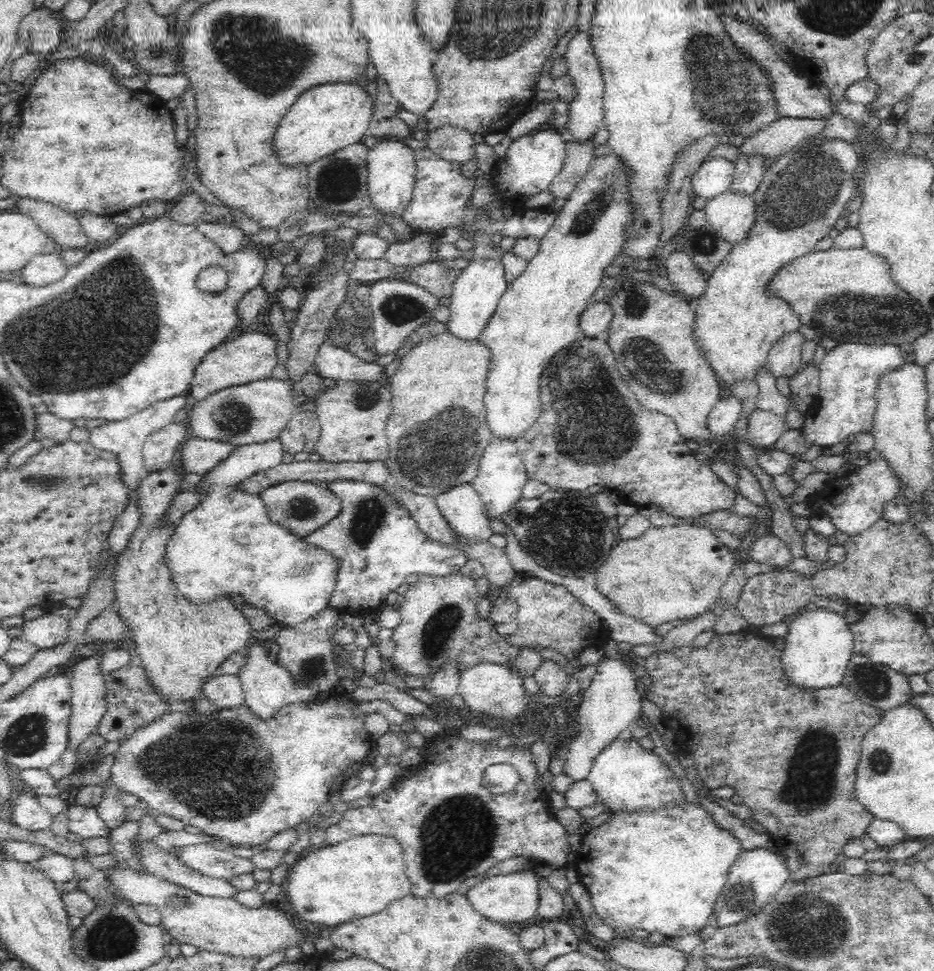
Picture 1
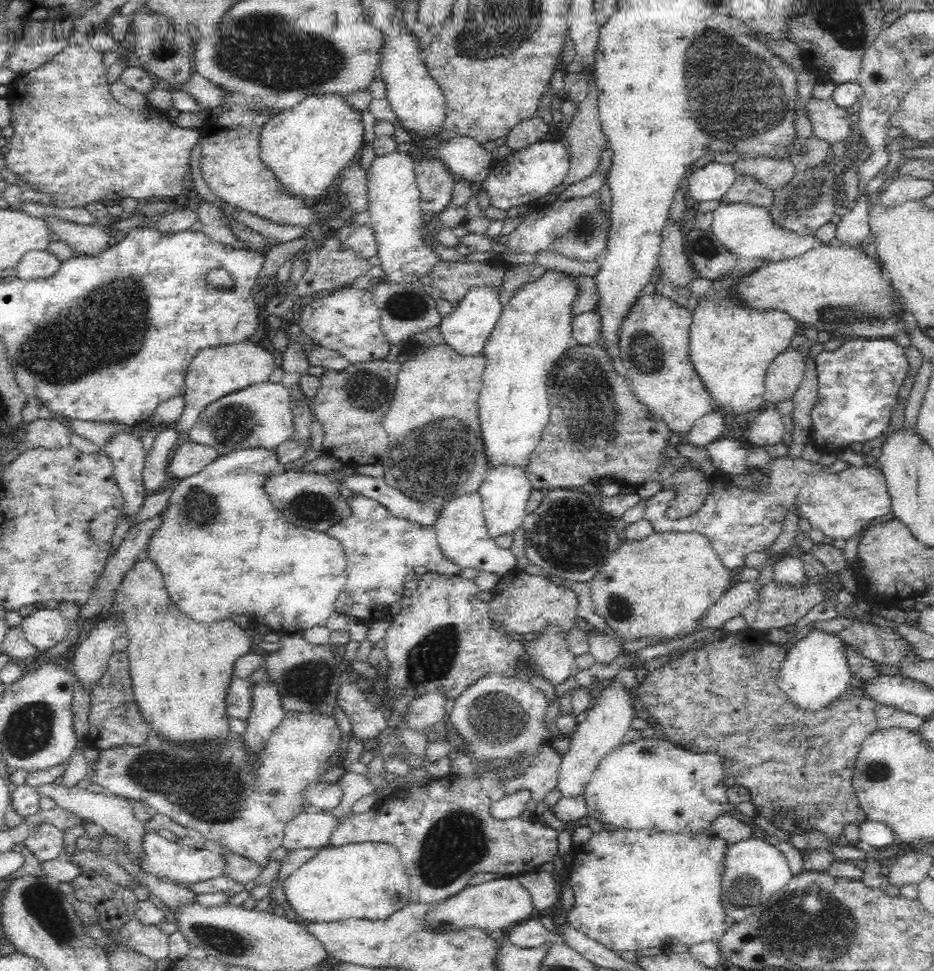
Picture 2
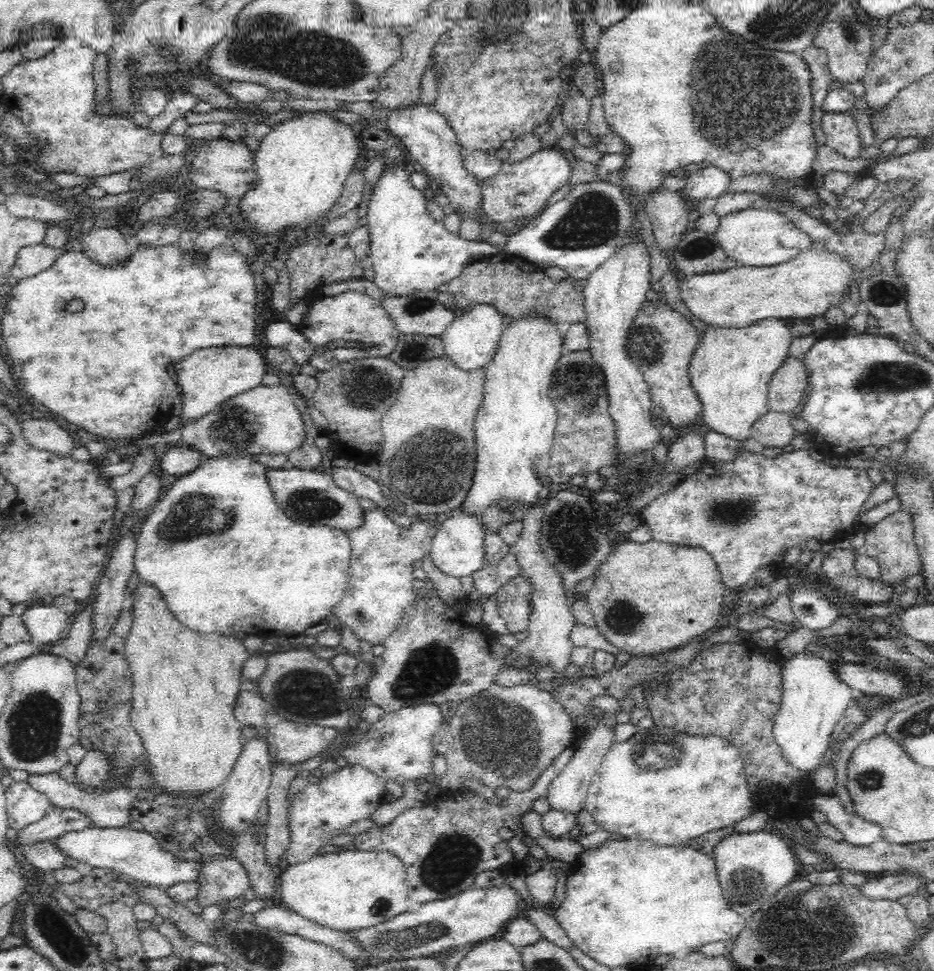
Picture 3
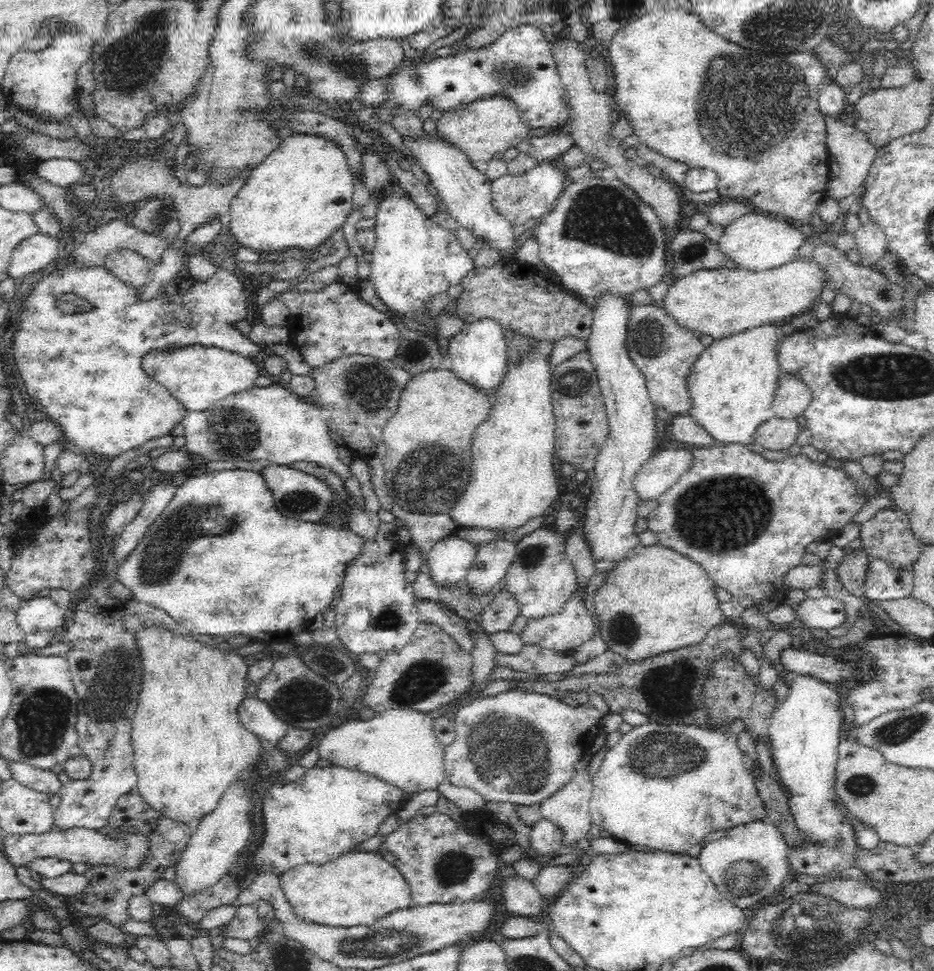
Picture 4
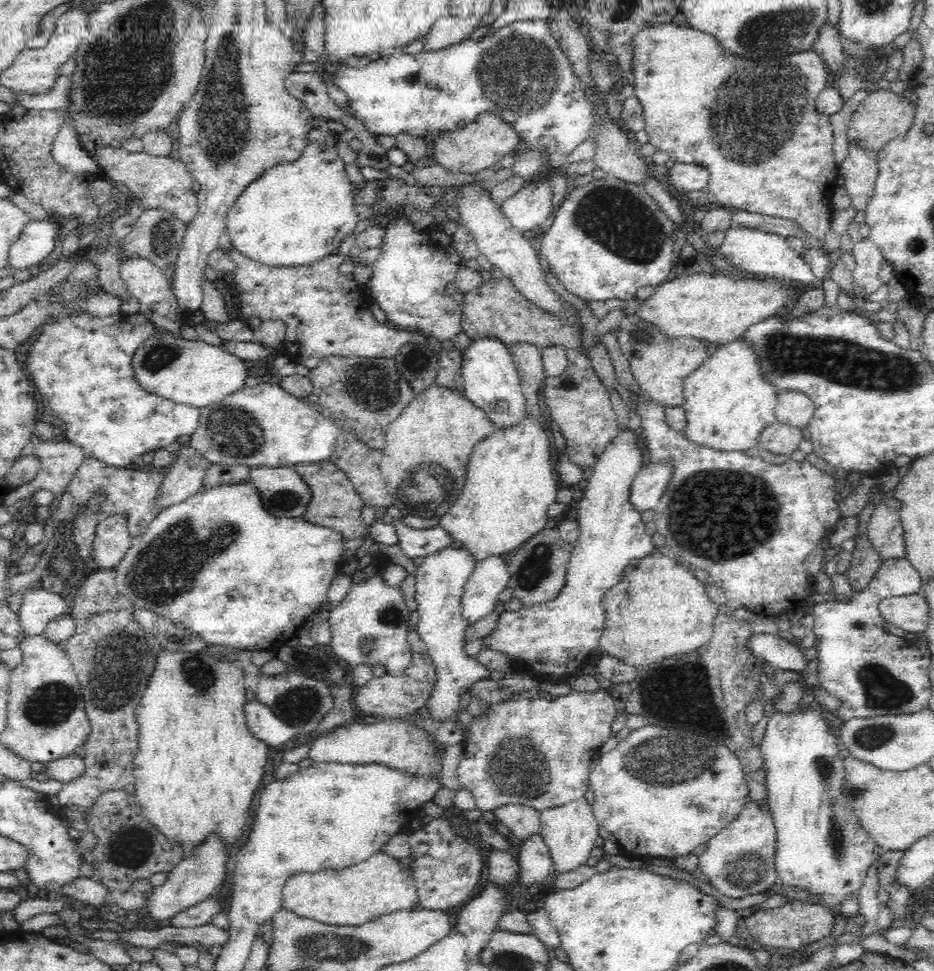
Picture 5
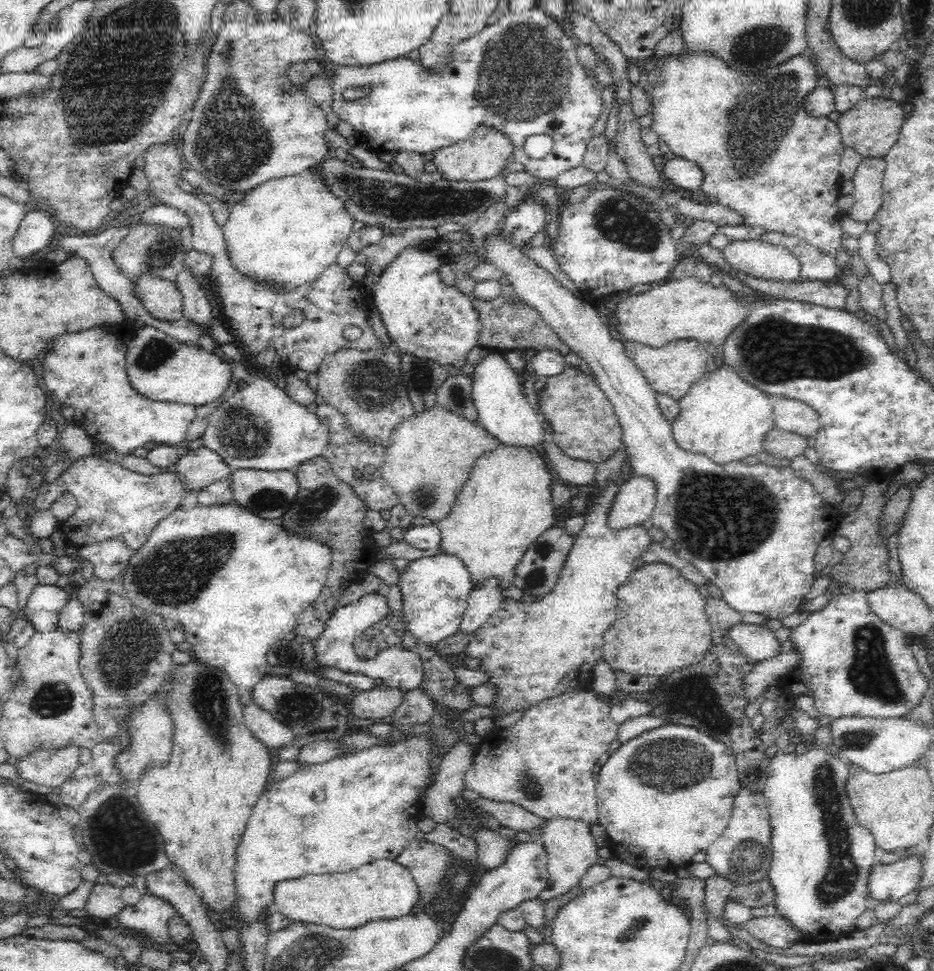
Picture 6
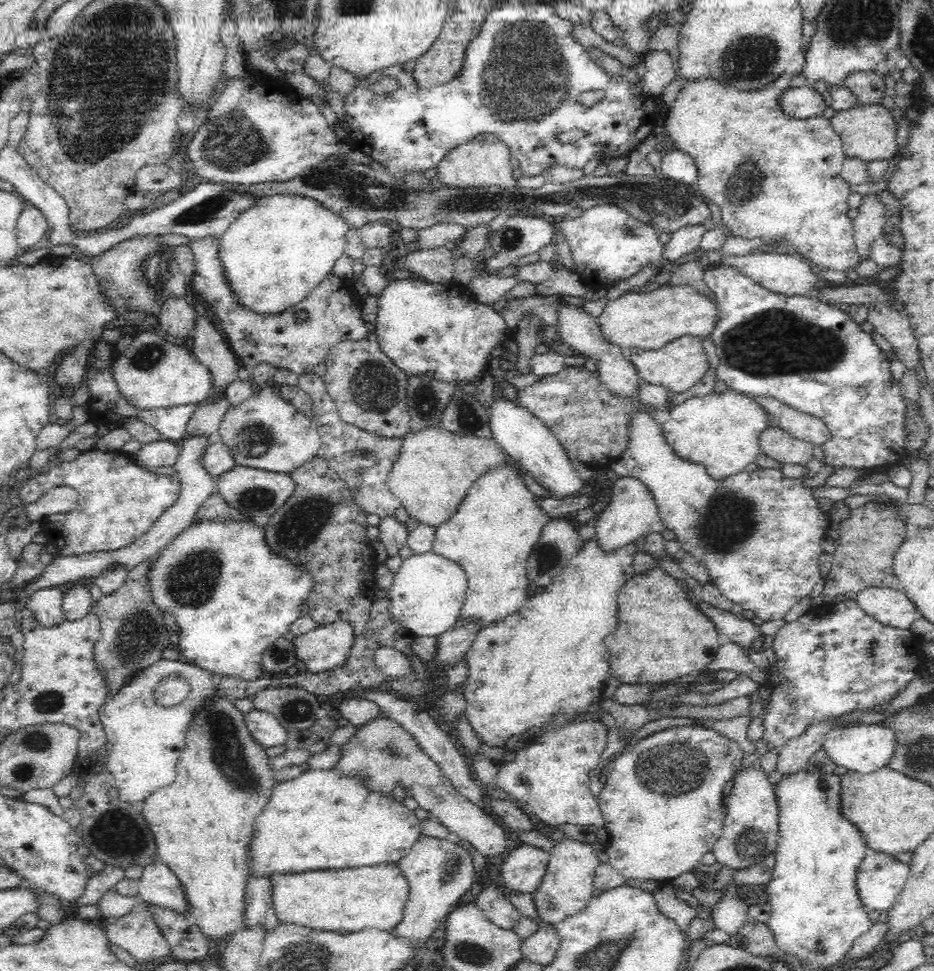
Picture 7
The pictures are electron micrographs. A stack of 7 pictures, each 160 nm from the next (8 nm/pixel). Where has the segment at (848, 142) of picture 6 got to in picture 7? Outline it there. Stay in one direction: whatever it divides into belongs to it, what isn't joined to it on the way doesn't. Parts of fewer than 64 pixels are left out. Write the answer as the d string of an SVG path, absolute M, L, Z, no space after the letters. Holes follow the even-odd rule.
M860 103L848 110L835 112L835 115L830 118L830 122L833 130L840 136L844 152L850 159L858 158L869 163L892 158L897 152L896 120L894 120L892 112L881 104Z

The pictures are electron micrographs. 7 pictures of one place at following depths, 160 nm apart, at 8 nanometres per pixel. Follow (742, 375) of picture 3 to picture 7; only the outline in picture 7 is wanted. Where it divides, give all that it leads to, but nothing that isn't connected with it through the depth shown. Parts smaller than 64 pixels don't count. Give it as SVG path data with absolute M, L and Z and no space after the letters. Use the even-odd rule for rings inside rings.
M729 388L720 394L712 391L701 397L687 398L670 408L669 419L661 427L666 442L680 457L704 465L710 476L719 479L755 462L761 453L761 434L768 428L768 413L758 401Z

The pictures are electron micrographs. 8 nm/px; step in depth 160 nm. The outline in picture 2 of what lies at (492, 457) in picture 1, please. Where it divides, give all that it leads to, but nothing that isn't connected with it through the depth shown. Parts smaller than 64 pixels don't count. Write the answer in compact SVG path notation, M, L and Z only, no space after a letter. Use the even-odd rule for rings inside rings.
M498 463L489 467L477 492L482 499L484 521L492 539L512 533L521 526L522 517L526 513L525 506L532 489L530 479L522 467L510 463Z

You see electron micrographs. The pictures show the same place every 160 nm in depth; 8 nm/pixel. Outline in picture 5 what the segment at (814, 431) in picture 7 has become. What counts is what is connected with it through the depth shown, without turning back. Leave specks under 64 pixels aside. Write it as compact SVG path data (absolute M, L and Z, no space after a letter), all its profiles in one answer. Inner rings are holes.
M777 389L775 420L798 428L808 426L815 406L812 399L798 390Z

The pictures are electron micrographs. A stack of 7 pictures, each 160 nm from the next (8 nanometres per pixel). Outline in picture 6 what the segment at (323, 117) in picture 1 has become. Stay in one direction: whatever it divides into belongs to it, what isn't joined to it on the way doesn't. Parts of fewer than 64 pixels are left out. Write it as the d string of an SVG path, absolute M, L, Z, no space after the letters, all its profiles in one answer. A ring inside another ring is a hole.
M330 151L300 174L265 180L252 188L240 202L230 206L229 218L222 229L230 260L240 273L291 287L313 281L336 261L337 254L347 246L346 240L355 220L345 203L330 191L322 174L322 164L333 157L333 151Z

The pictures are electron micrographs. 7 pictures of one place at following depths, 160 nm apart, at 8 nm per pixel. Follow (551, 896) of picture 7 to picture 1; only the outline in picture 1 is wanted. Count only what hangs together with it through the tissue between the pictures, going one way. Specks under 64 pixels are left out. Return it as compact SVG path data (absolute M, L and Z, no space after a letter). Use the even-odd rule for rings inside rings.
M602 657L595 666L596 675L592 678L592 684L582 691L582 703L577 708L579 720L576 722L579 730L576 736L570 742L567 753L565 754L564 770L563 772L569 776L570 782L574 782L589 775L589 768L597 754L601 752L602 747L609 745L618 735L628 728L628 725L637 720L641 714L641 693L637 688L637 677L633 672L633 665L624 662L622 659L612 659L609 657Z

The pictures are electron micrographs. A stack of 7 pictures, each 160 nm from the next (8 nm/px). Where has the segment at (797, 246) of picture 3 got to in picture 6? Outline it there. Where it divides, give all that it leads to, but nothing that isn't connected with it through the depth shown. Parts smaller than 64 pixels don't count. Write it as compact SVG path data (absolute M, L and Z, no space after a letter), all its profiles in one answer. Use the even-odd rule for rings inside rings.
M759 237L752 240L730 240L722 251L726 261L734 269L738 269L748 275L758 278L782 280L784 282L794 282L802 279L801 264L786 245L772 243L766 241L765 238Z

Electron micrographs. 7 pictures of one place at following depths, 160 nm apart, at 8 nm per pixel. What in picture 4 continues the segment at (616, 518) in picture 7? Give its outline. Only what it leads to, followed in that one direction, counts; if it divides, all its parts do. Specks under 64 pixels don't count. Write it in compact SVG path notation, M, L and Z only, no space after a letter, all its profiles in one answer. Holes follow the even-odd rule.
M672 445L651 456L636 473L633 489L640 500L654 502L694 464L694 453L686 445Z

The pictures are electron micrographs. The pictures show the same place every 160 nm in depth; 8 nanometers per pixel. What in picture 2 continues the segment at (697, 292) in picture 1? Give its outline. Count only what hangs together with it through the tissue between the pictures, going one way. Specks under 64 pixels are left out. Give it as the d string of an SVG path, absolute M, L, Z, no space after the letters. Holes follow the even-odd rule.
M666 220L657 266L678 288L689 288L697 277L682 245L684 236L681 221Z

